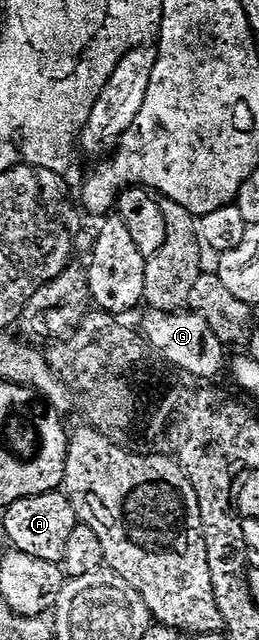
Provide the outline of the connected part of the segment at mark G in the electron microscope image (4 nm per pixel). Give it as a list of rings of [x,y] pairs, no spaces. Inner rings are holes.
[[[147,309],[145,315],[138,324],[139,331],[147,343],[161,357],[174,366],[188,372],[202,380],[210,380],[221,369],[226,366],[226,355],[224,356],[224,344],[212,332],[206,322],[206,318],[191,310],[166,311]]]

